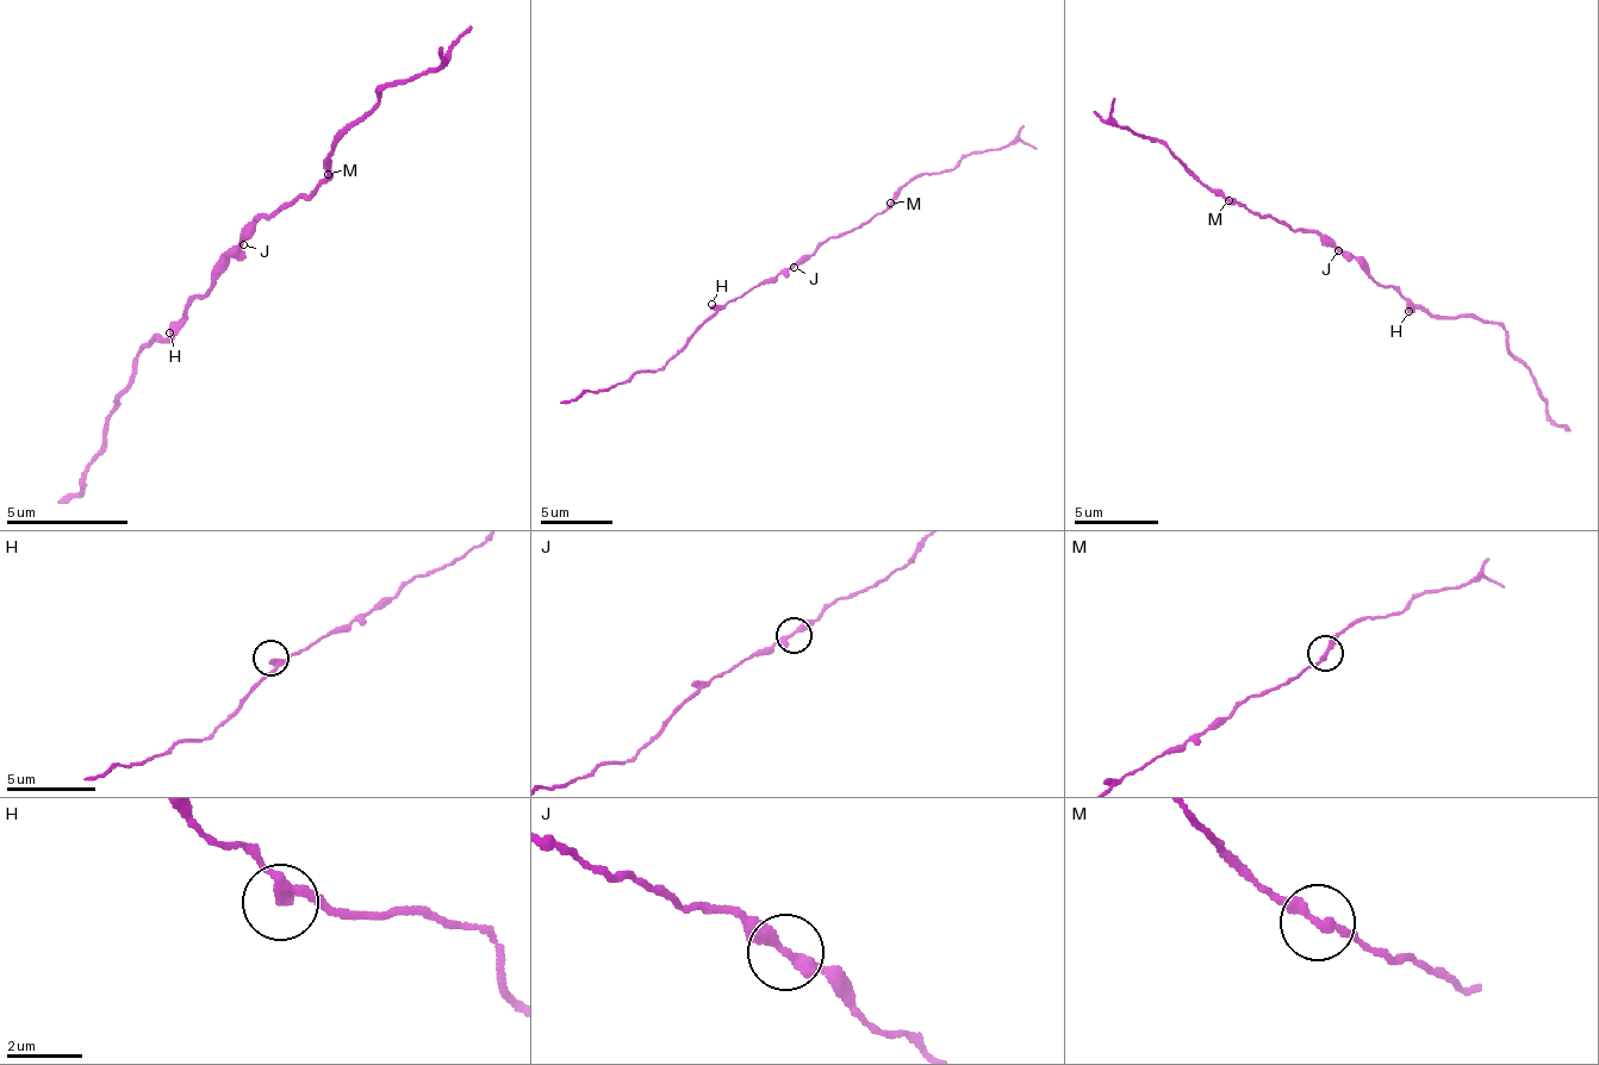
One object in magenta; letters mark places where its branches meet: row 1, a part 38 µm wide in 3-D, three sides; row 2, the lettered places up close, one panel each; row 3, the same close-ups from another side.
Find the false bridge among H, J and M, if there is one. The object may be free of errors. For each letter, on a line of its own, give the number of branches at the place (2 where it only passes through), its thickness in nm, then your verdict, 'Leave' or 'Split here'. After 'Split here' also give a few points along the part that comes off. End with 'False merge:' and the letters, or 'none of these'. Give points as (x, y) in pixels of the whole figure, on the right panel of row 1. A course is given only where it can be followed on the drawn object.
H: Branches: 2. Thickness 240 nm. Leave
J: Branches: 2. Thickness 320 nm. Leave
M: Branches: 2. Thickness 240 nm. Leave
False merge: none of these

